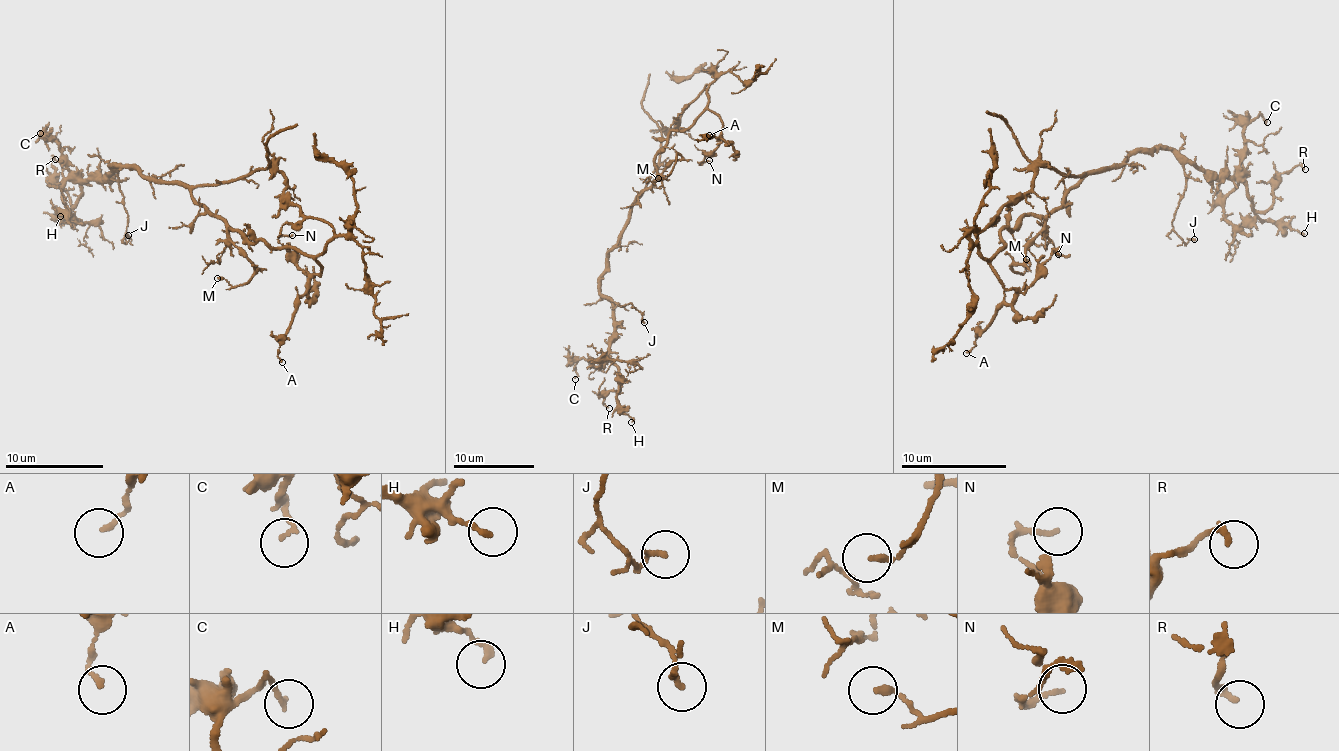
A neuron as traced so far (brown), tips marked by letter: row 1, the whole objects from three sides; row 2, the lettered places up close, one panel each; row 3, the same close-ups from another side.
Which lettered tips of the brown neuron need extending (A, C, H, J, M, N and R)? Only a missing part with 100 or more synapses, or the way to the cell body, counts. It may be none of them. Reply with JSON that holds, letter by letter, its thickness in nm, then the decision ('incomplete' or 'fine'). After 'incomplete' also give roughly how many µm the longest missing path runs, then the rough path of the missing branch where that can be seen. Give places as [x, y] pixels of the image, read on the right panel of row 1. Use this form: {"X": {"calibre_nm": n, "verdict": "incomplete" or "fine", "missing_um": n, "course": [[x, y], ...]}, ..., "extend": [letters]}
{"A": {"calibre_nm": 150, "verdict": "fine"}, "C": {"calibre_nm": 140, "verdict": "fine"}, "H": {"calibre_nm": 180, "verdict": "fine"}, "J": {"calibre_nm": 100, "verdict": "fine"}, "M": {"calibre_nm": 170, "verdict": "fine"}, "N": {"calibre_nm": 130, "verdict": "fine"}, "R": {"calibre_nm": 160, "verdict": "fine"}, "extend": []}

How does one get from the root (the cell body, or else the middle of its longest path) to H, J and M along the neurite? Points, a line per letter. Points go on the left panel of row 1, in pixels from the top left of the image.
H: (201, 184), (166, 183), (133, 165), (114, 164), (112, 173), (84, 179), (77, 206), (60, 216)
J: (201, 184), (166, 183), (148, 178), (133, 165), (114, 164), (128, 235)
M: (201, 184), (193, 190), (192, 197), (226, 223), (229, 238), (256, 269), (251, 278), (234, 286), (217, 278)

